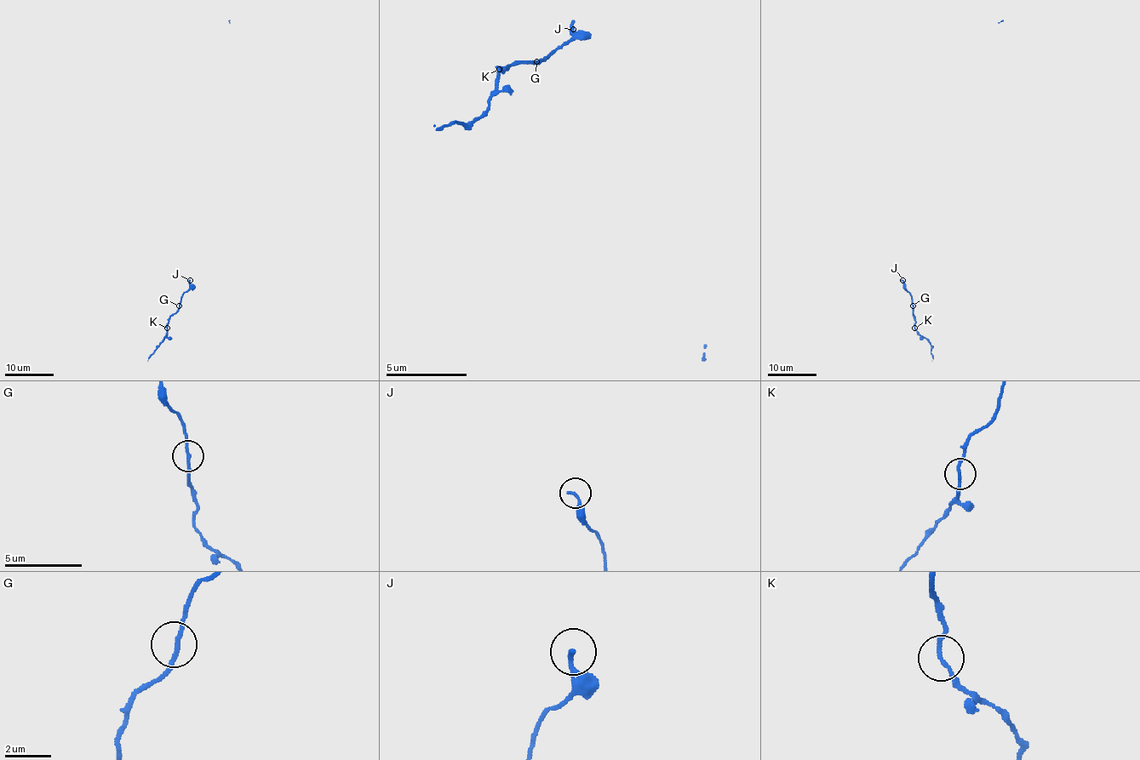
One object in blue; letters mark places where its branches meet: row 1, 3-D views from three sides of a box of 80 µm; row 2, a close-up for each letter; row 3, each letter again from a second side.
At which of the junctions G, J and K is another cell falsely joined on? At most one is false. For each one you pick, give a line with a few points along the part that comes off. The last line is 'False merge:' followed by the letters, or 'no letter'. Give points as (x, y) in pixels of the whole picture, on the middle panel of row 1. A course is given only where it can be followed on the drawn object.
False merge: no letter

